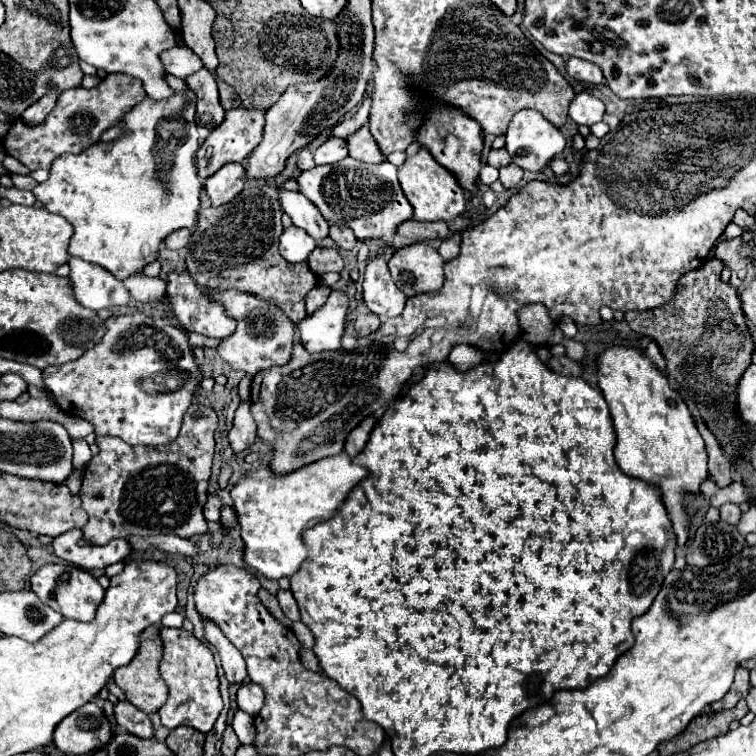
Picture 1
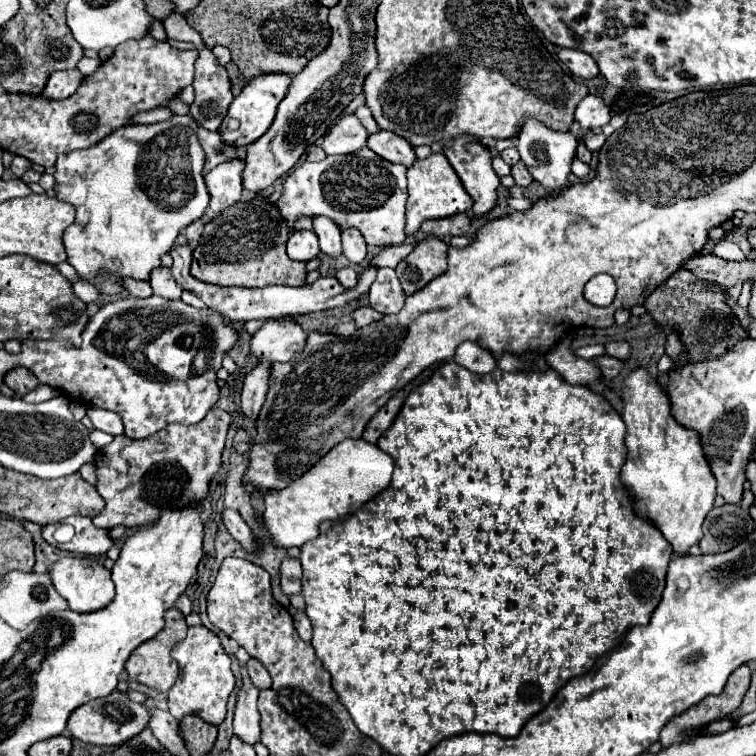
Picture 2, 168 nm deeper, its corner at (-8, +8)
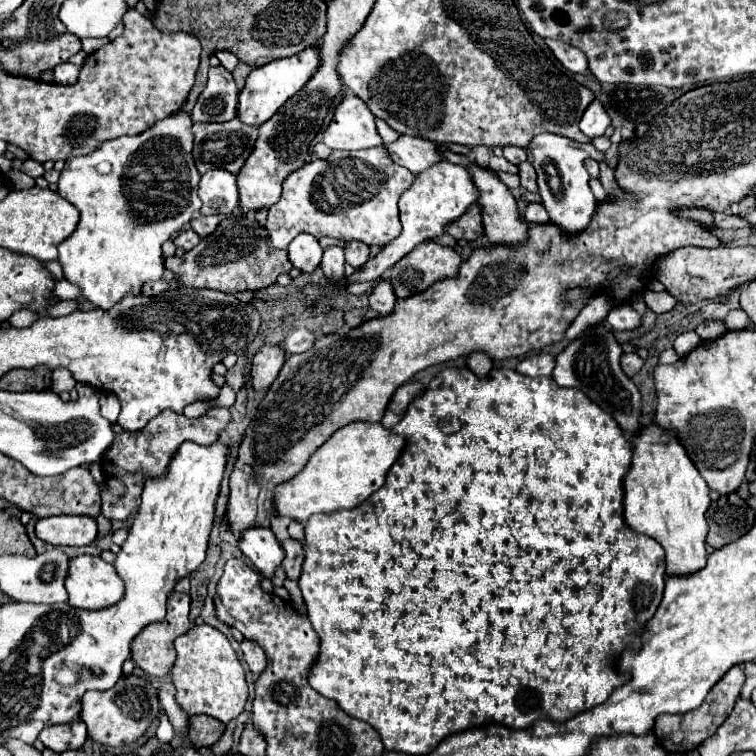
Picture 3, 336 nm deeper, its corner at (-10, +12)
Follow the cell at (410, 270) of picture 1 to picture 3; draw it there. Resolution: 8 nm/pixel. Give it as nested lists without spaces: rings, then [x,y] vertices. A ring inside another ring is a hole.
[[[429,240],[403,256],[403,260],[389,270],[389,280],[395,288],[395,296],[407,298],[427,290],[441,278],[455,276],[459,264],[461,256],[453,248]]]

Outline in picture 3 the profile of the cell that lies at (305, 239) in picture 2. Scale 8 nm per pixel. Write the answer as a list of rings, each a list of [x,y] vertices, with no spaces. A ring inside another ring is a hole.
[[[299,234],[291,244],[289,244],[289,260],[295,268],[303,270],[303,272],[313,272],[319,262],[321,262],[321,246],[315,240],[315,236],[307,236],[307,234]]]

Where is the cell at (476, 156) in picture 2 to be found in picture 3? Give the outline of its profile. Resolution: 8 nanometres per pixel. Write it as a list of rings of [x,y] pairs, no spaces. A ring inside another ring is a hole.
[[[477,162],[467,164],[465,168],[471,174],[477,190],[479,190],[477,204],[481,208],[483,228],[485,228],[485,236],[489,238],[489,244],[509,244],[509,246],[523,244],[527,238],[527,224],[523,224],[523,220],[519,220],[517,204],[515,204],[515,198],[511,196],[509,188],[499,180],[499,176],[491,168],[483,168]]]

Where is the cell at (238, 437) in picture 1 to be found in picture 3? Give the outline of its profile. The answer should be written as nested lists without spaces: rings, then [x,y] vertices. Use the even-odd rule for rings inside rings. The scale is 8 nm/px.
[[[261,346],[253,358],[253,368],[251,368],[253,390],[259,392],[269,388],[277,378],[283,362],[285,362],[285,352],[279,346]]]

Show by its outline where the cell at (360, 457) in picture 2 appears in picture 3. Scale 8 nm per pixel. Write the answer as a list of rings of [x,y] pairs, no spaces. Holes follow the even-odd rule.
[[[353,422],[349,426],[343,426],[313,454],[313,458],[307,462],[307,466],[295,478],[275,486],[273,504],[275,504],[277,516],[289,516],[291,520],[307,522],[309,516],[313,516],[313,514],[327,516],[337,510],[351,510],[351,508],[359,506],[385,484],[385,476],[387,476],[389,468],[393,466],[393,462],[399,458],[403,446],[405,446],[405,440],[401,436],[395,436],[391,430],[385,430],[379,422],[377,424]]]

